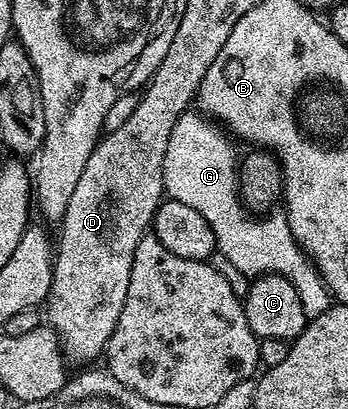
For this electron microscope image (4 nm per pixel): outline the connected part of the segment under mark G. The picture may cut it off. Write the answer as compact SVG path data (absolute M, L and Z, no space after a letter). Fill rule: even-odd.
M198 111L182 113L176 119L176 127L172 127L172 135L168 135L168 149L164 151L165 196L194 207L208 221L217 245L209 263L228 279L238 297L245 298L250 279L278 273L296 287L307 318L320 315L330 308L332 298L322 283L322 276L296 243L285 212L252 215L238 197L240 153L234 150L233 144L231 134L221 124Z

